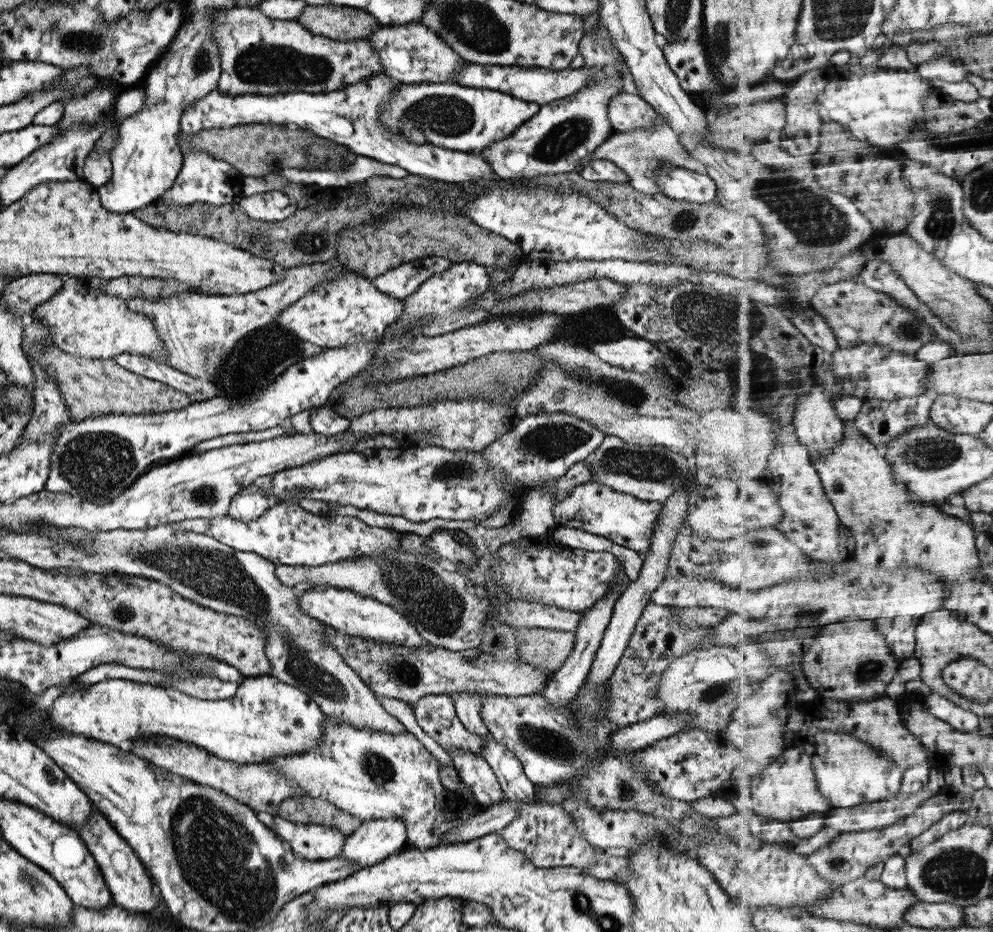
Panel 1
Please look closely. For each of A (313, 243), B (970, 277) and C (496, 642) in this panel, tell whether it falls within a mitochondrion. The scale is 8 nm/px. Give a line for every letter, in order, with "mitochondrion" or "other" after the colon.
A: mitochondrion
B: other
C: other

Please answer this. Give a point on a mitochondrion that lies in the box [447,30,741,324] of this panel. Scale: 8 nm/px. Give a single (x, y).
(561, 141)

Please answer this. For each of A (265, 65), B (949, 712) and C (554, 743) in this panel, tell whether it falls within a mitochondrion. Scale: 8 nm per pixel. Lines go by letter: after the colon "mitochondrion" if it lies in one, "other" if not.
A: mitochondrion
B: other
C: mitochondrion

